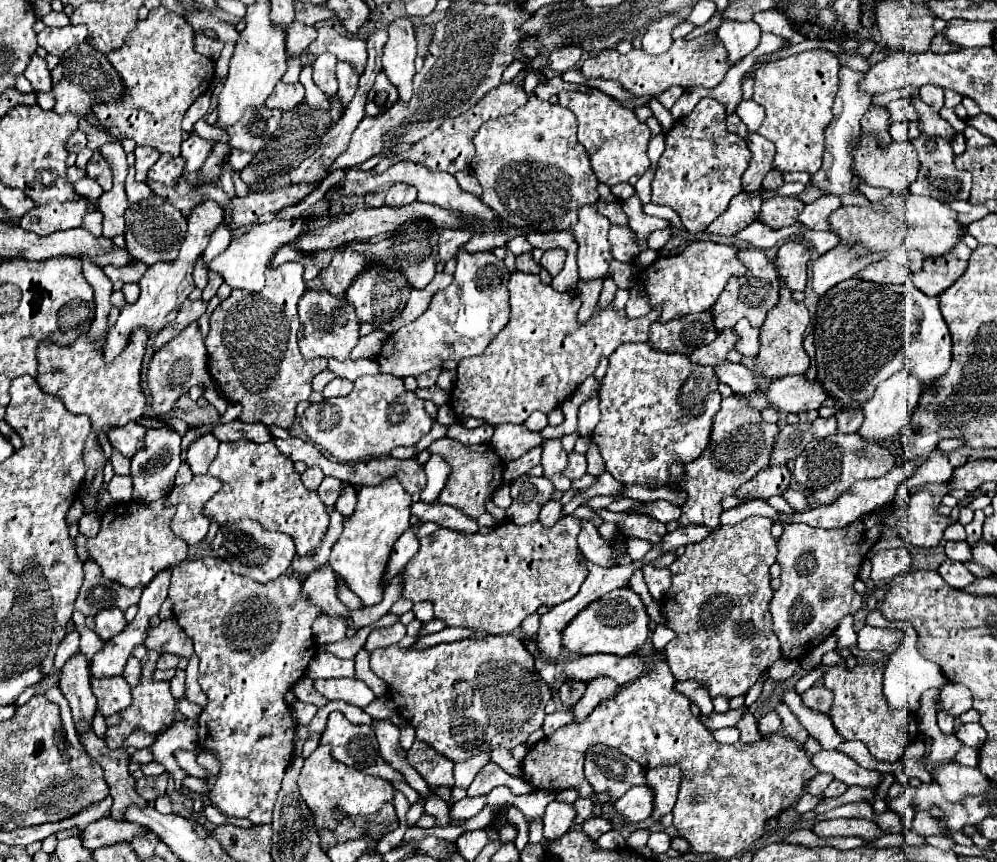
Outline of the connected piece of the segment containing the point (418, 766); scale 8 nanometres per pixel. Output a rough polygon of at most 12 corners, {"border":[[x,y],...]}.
{"border":[[415,740],[407,762],[431,788],[453,788],[453,762]]}

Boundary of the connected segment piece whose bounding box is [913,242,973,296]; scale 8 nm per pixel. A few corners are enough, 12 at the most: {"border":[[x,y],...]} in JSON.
{"border":[[959,242],[949,254],[925,258],[913,284],[939,296],[967,270],[971,248]]}

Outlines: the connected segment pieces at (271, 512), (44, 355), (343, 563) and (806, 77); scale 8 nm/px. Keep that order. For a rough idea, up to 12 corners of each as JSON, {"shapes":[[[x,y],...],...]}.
{"shapes":[[[223,442],[203,514],[257,520],[305,556],[329,514],[275,444]],[[138,328],[111,364],[83,334],[39,348],[39,386],[103,426],[143,416]],[[395,478],[361,486],[329,566],[365,606],[409,530]],[[809,50],[759,66],[757,134],[781,172],[821,168],[839,60]]]}

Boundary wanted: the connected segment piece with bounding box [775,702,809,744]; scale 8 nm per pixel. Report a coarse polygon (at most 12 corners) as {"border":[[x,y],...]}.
{"border":[[783,702],[775,712],[783,720],[783,732],[797,744],[809,738]]}

